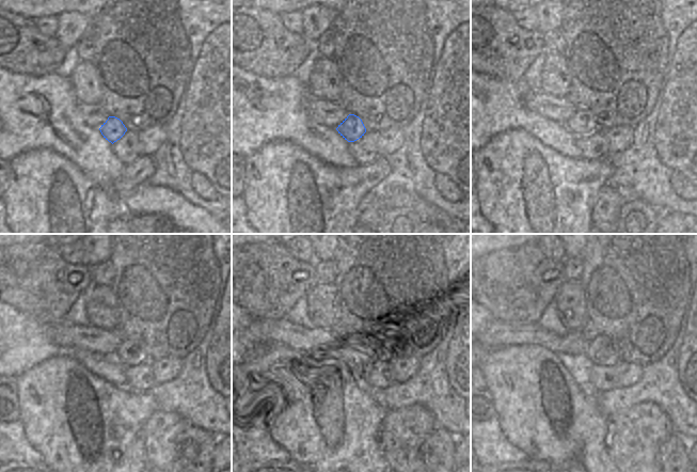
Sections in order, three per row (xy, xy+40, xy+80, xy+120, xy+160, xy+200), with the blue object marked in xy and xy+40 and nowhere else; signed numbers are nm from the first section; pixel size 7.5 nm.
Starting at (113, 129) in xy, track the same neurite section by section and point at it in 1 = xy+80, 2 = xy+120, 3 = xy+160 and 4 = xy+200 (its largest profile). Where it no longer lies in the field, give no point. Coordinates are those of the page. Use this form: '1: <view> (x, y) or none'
1: xy+80 (583, 123)
2: xy+120 (129, 352)
3: xy+160 (365, 351)
4: xy+200 (601, 350)

